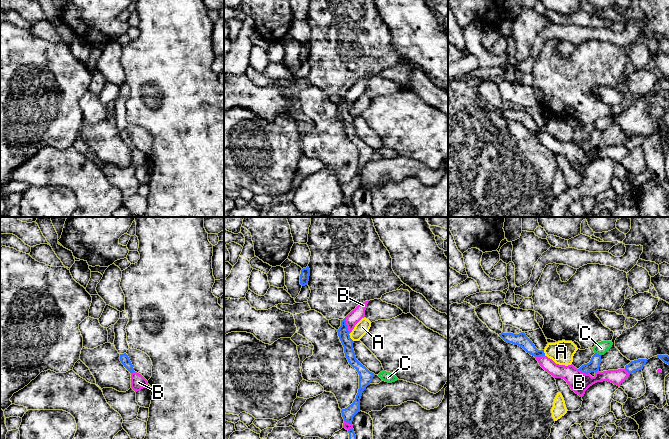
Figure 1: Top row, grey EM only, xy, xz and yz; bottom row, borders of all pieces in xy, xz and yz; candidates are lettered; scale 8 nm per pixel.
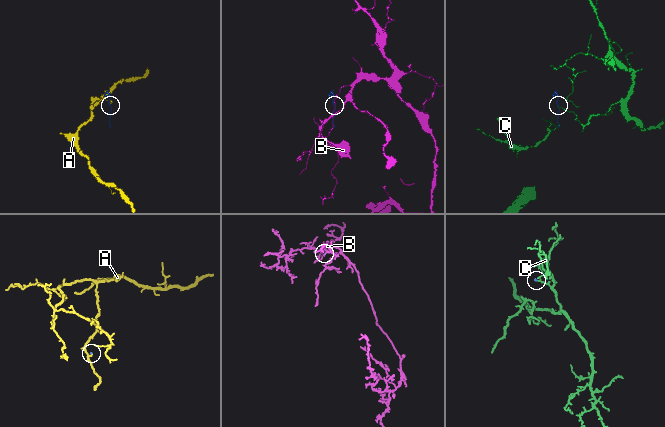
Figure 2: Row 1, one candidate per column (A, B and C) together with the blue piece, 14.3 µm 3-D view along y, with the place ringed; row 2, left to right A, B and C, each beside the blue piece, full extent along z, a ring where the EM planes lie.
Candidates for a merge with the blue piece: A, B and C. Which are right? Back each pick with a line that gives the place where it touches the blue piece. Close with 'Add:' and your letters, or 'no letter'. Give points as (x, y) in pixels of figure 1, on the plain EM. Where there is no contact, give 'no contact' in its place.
Add: no letter

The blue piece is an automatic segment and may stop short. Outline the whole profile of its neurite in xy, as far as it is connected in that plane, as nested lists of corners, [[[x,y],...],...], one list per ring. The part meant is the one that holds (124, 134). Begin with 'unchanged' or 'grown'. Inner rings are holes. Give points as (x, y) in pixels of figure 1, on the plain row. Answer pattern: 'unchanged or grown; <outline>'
unchanged; [[[126,129],[124,130],[120,130],[120,137],[121,139],[124,141],[124,143],[130,148],[130,149],[133,149],[135,148],[134,147],[134,144],[133,144],[133,141],[128,133],[128,131]]]

